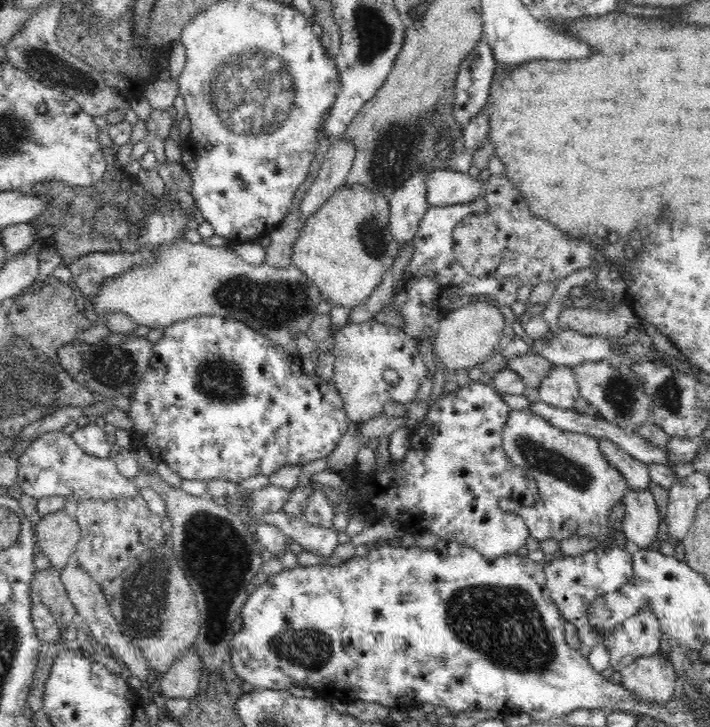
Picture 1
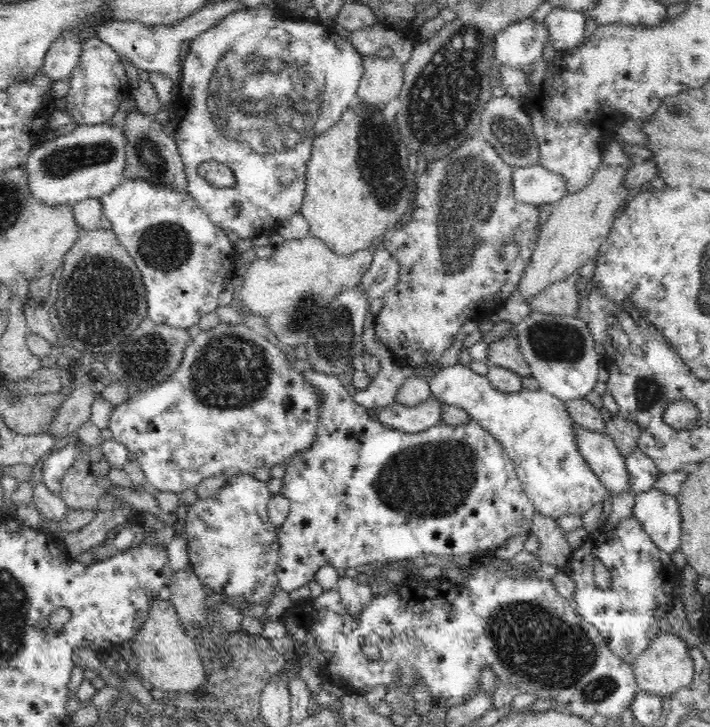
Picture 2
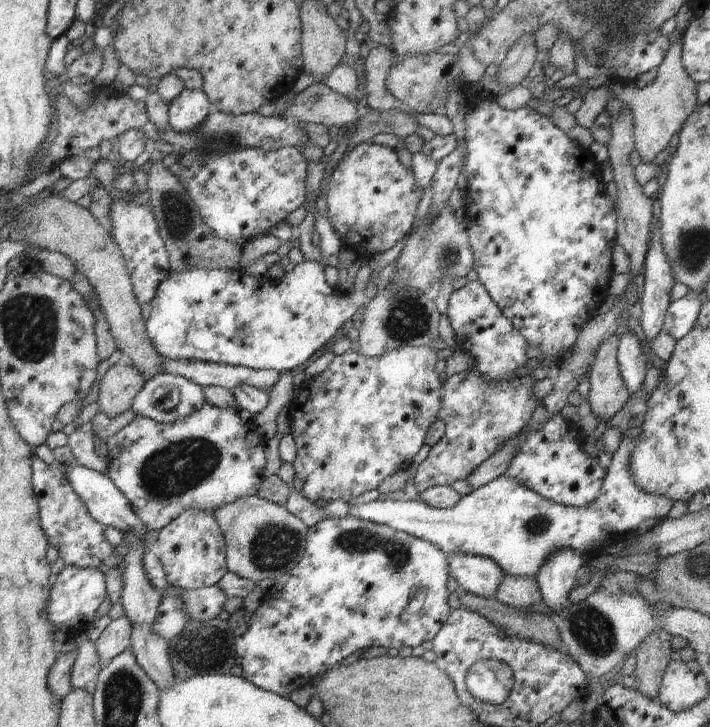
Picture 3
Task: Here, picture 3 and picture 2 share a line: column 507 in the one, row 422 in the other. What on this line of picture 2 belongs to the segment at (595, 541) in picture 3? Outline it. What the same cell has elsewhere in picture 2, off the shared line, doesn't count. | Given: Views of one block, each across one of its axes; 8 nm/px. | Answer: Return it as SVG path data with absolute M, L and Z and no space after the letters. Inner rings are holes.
M461 363L436 371L429 378L429 385L431 394L440 399L440 402L462 408L472 420L484 426L484 429L500 442L508 458L512 460L522 489L532 502L535 511L555 519L566 514L583 515L594 505L603 502L607 496L607 489L580 455L576 445L576 424L567 411L566 403L556 398L556 395L542 388L536 391L522 389L511 393L500 392L492 386L486 376L477 374L470 369L470 366Z

